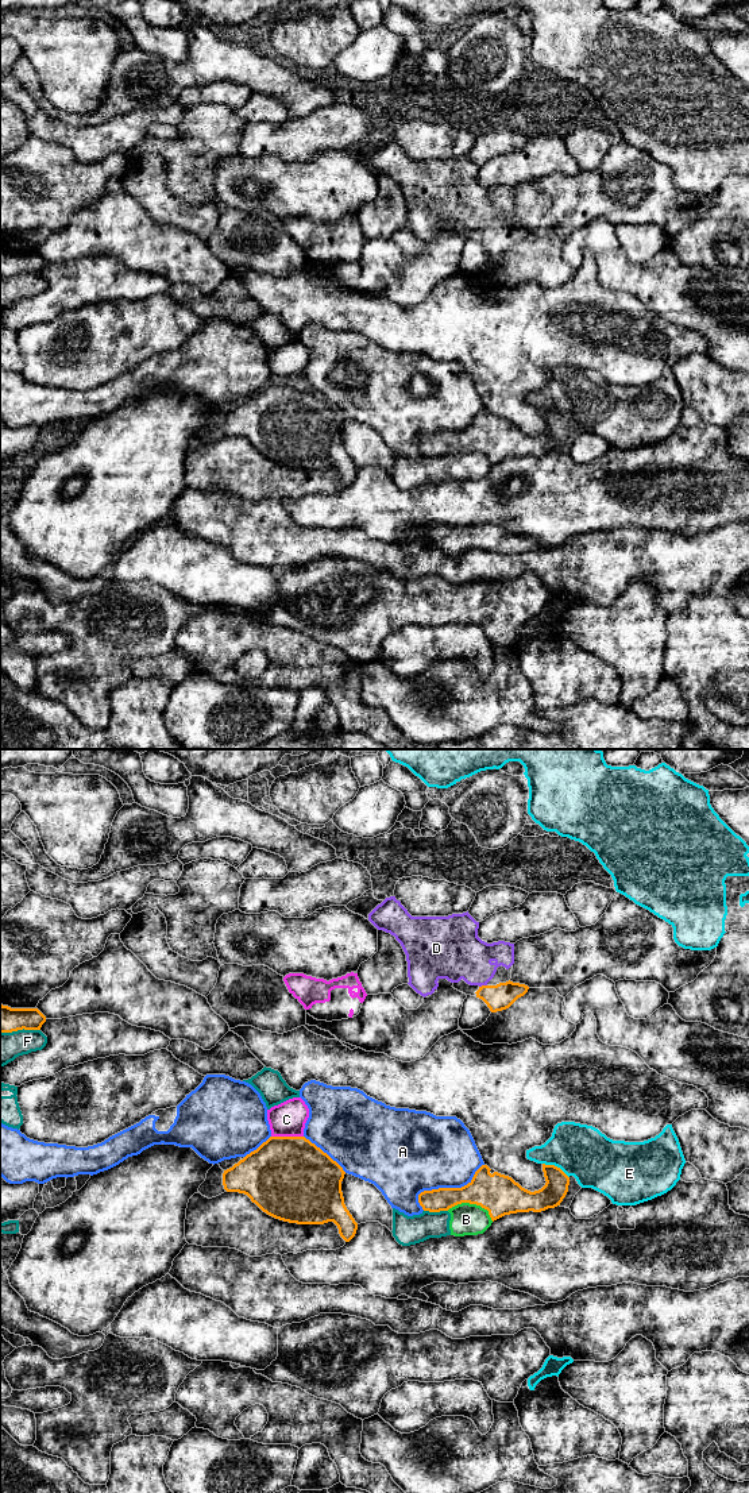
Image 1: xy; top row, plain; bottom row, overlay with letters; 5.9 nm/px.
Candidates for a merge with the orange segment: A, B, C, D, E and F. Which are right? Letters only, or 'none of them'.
D

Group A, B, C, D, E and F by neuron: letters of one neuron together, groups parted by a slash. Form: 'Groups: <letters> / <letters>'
Groups: A / B F / C / D / E

